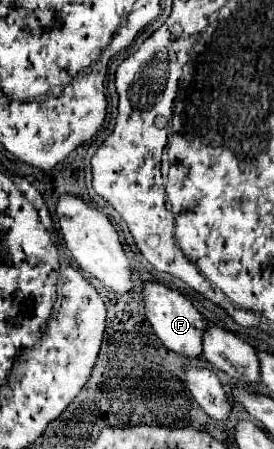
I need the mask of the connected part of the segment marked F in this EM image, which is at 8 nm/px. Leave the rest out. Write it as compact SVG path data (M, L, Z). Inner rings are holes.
M145 283L143 299L145 299L147 319L149 319L155 335L161 339L161 343L169 351L175 351L187 359L195 359L195 357L203 355L203 339L201 337L207 329L207 323L205 323L203 315L193 307L189 297L185 297L179 291L167 289L165 285L159 285L159 283Z

